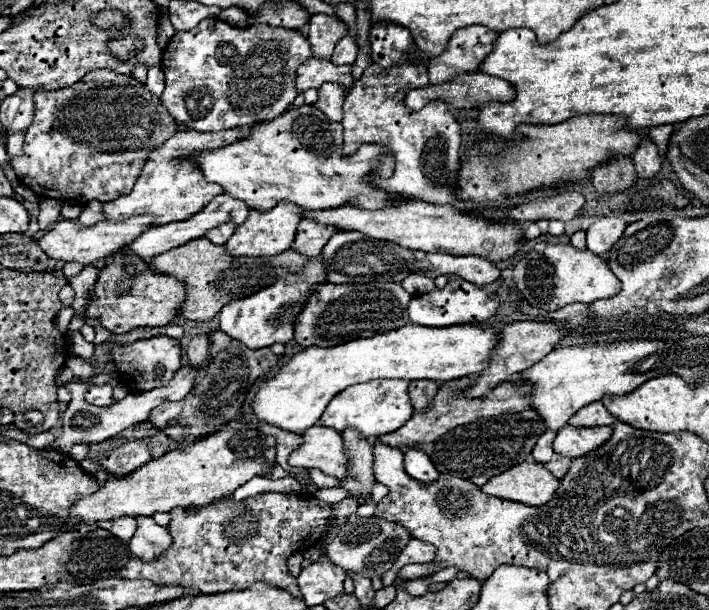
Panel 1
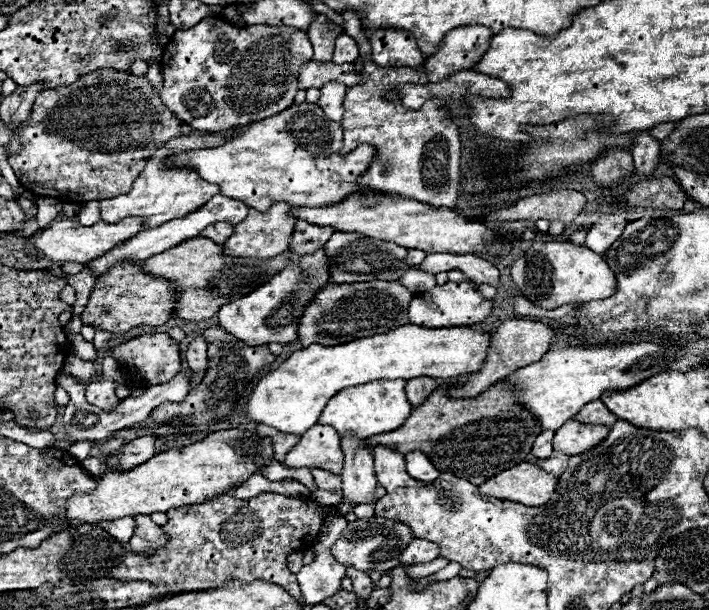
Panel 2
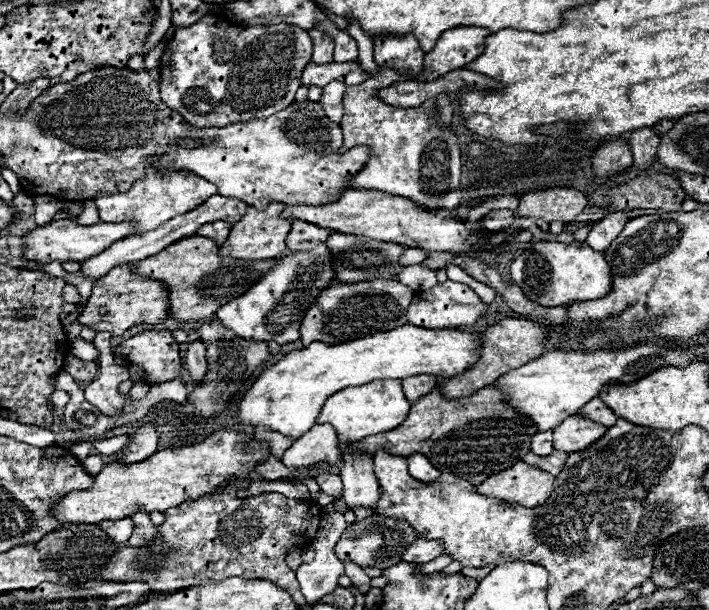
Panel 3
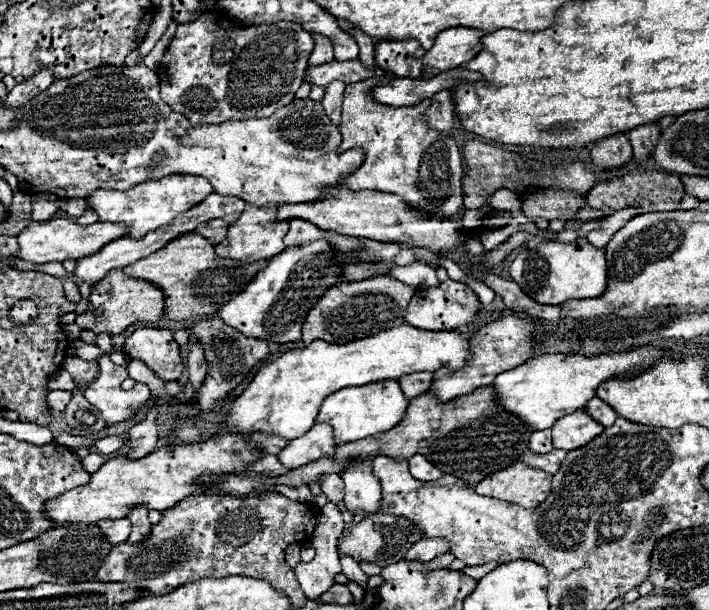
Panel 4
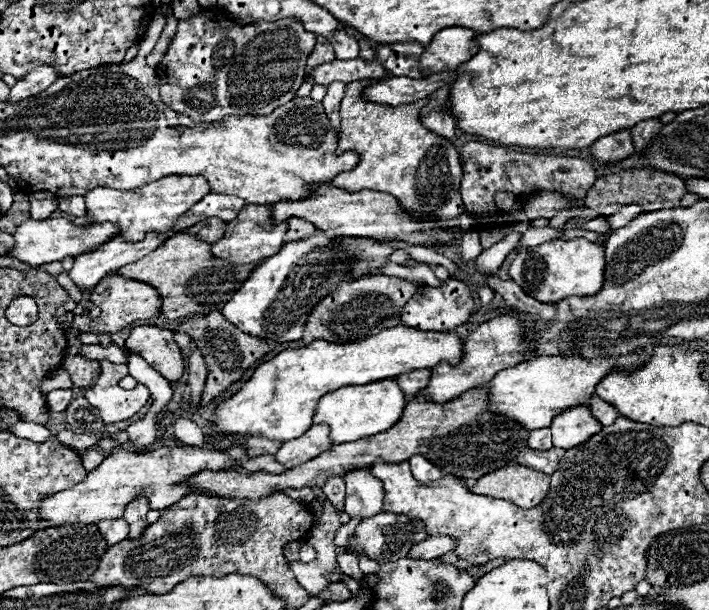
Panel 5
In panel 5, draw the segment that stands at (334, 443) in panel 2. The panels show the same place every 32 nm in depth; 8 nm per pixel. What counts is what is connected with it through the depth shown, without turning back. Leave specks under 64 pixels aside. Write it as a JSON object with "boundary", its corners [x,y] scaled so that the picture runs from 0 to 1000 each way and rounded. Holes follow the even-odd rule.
{"boundary":[[[443,695],[437,698],[426,715],[401,725],[389,748],[389,757],[398,761],[401,767],[415,767],[423,764],[440,751],[446,751],[449,744],[454,744],[457,738],[463,738],[463,731],[468,728],[463,718],[463,698],[460,695]]]}

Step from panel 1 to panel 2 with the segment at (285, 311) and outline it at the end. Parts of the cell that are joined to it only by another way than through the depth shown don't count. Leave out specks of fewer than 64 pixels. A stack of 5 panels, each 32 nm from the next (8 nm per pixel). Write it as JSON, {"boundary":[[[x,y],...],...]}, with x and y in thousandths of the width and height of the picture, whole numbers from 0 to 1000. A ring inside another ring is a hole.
{"boundary":[[[457,403],[443,416],[423,420],[420,430],[409,430],[395,446],[384,449],[372,466],[361,469],[344,489],[327,492],[307,508],[307,525],[316,541],[344,557],[347,564],[406,564],[420,554],[420,528],[432,502],[443,492],[443,485],[465,462],[463,420]]]}

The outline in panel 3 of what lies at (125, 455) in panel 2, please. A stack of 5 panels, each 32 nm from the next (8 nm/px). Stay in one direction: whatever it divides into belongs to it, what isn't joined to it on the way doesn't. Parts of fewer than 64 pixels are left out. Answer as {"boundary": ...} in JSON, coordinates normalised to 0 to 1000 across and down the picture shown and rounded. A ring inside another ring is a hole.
{"boundary":[[[206,692],[203,698],[195,698],[189,705],[181,731],[175,731],[175,738],[169,741],[169,751],[178,761],[206,754],[209,748],[214,748],[221,739],[221,728],[223,711],[217,692]]]}

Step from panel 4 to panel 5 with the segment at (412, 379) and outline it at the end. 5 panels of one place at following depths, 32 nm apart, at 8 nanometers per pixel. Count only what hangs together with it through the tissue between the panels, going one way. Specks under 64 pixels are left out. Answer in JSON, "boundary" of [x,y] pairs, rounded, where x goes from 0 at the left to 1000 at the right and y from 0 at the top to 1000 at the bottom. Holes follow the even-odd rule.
{"boundary":[[[581,607],[581,610],[567,610],[567,616],[556,620],[561,633],[570,639],[573,649],[590,646],[595,636],[601,636],[606,623],[606,607]]]}

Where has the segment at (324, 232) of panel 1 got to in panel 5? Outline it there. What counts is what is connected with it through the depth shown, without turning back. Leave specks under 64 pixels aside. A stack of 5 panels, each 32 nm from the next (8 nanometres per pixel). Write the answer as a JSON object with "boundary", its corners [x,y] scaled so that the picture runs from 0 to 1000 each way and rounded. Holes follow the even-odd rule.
{"boundary":[[[406,357],[403,367],[406,367],[406,380],[401,384],[401,397],[423,393],[423,390],[432,390],[440,380],[446,380],[446,374],[440,367],[434,367],[432,361],[423,361],[423,357]]]}

